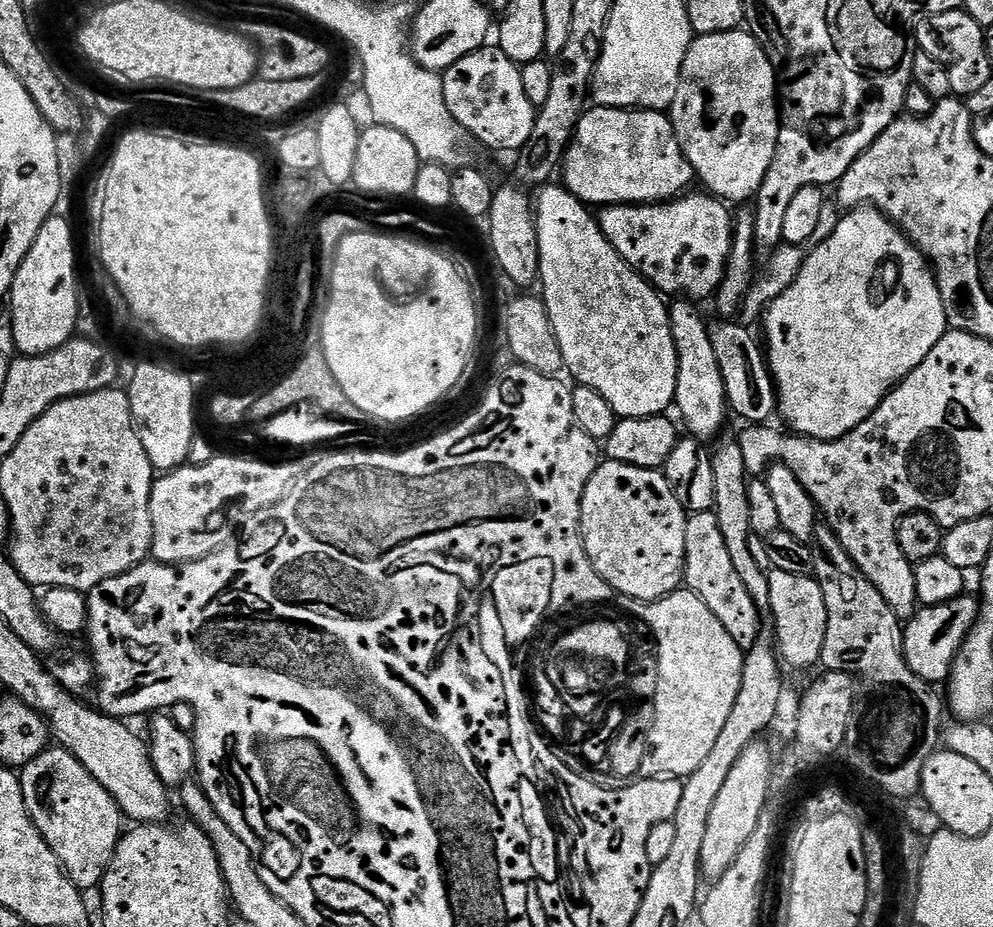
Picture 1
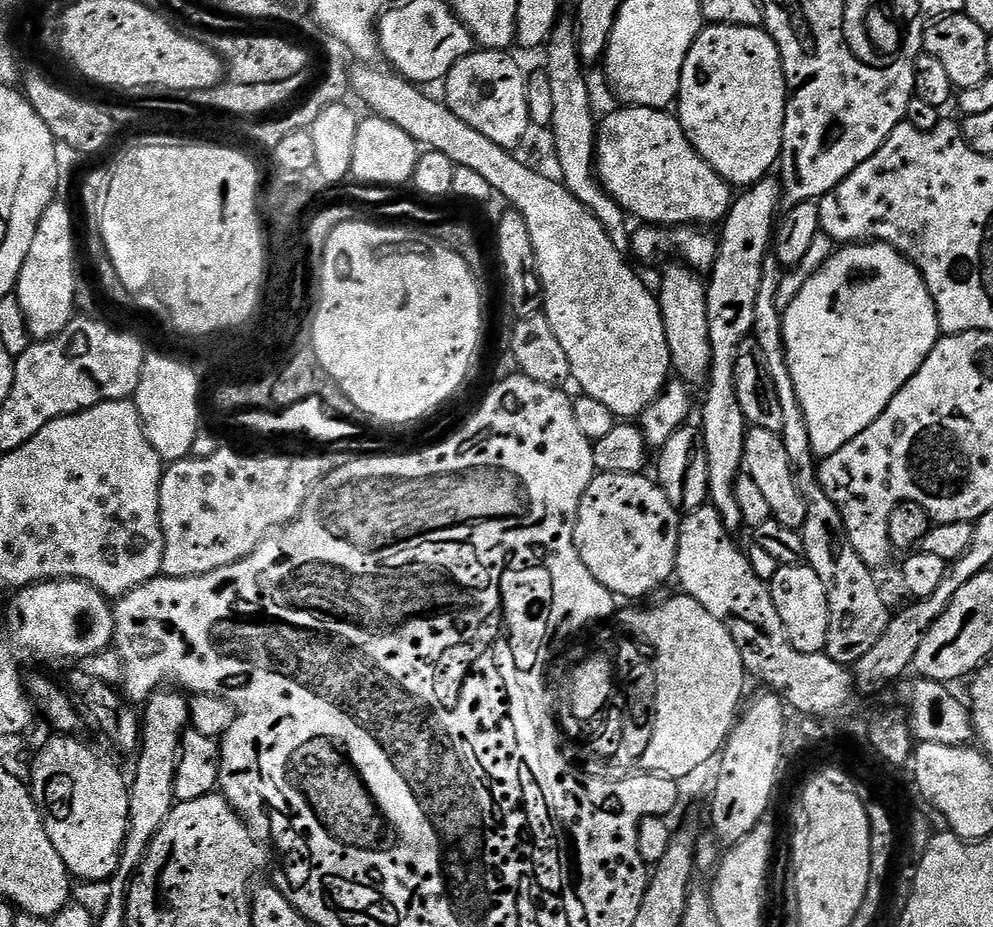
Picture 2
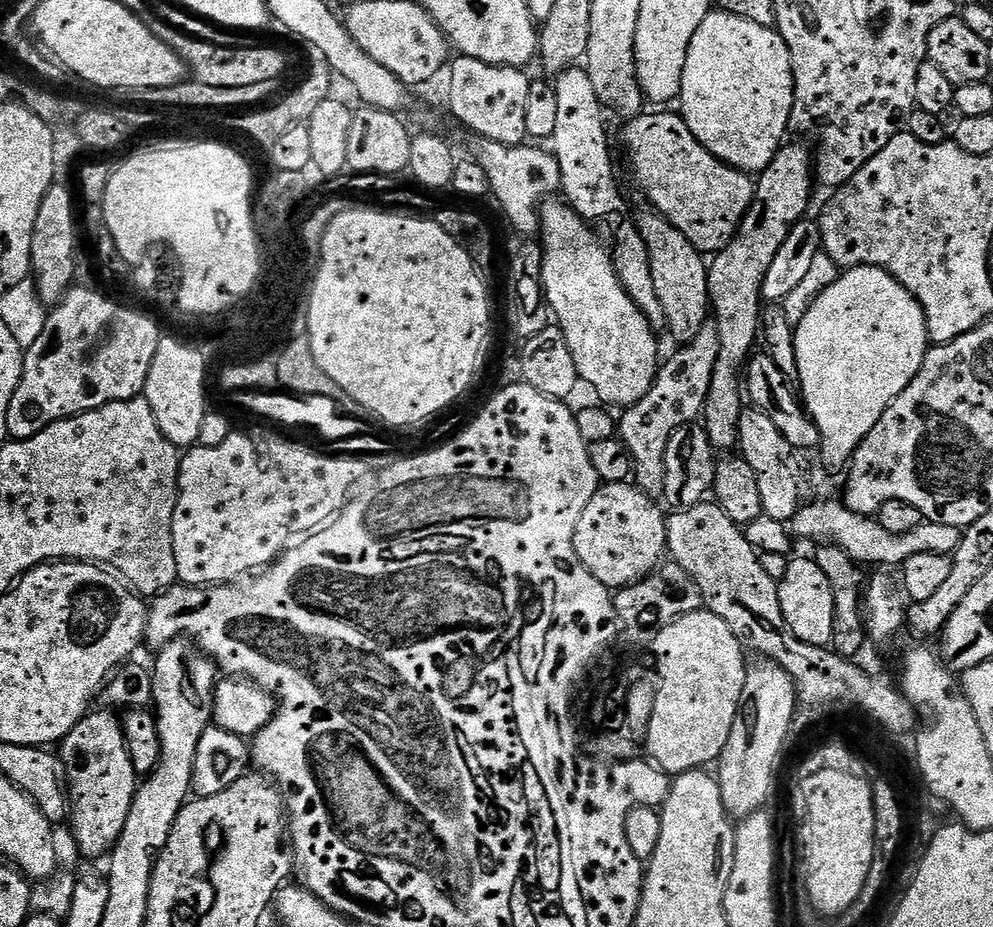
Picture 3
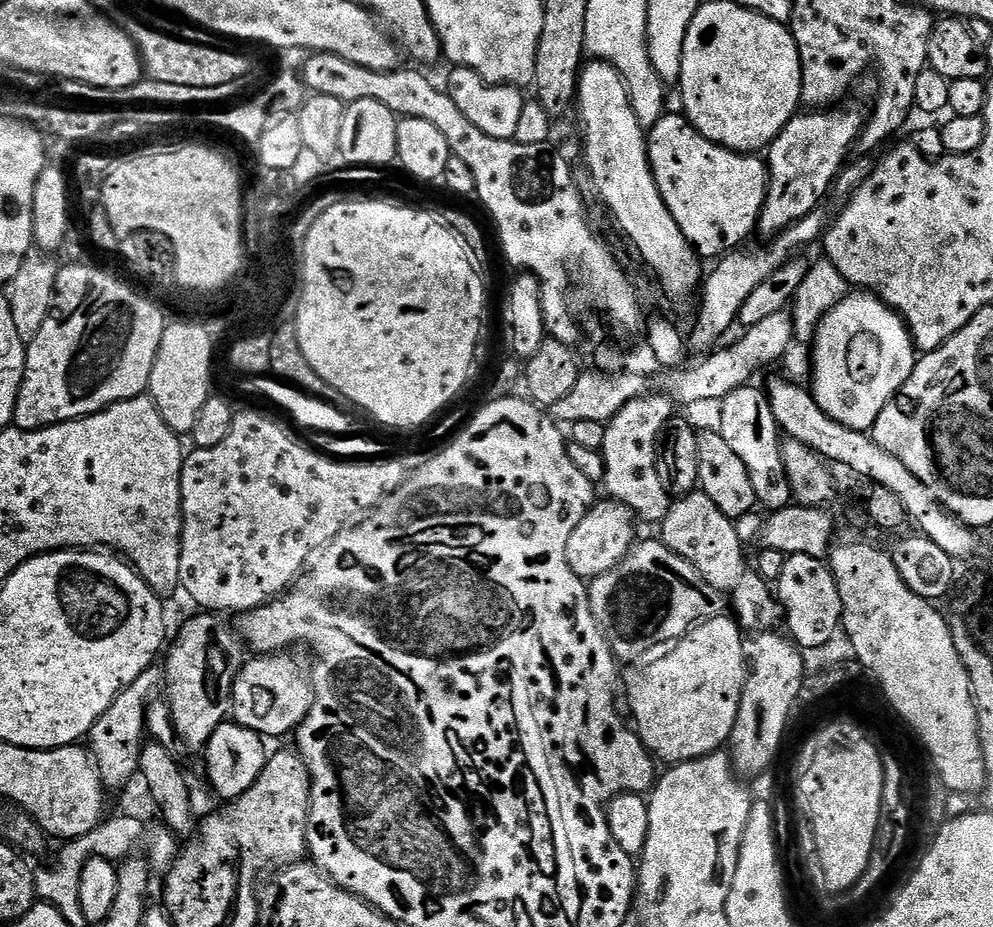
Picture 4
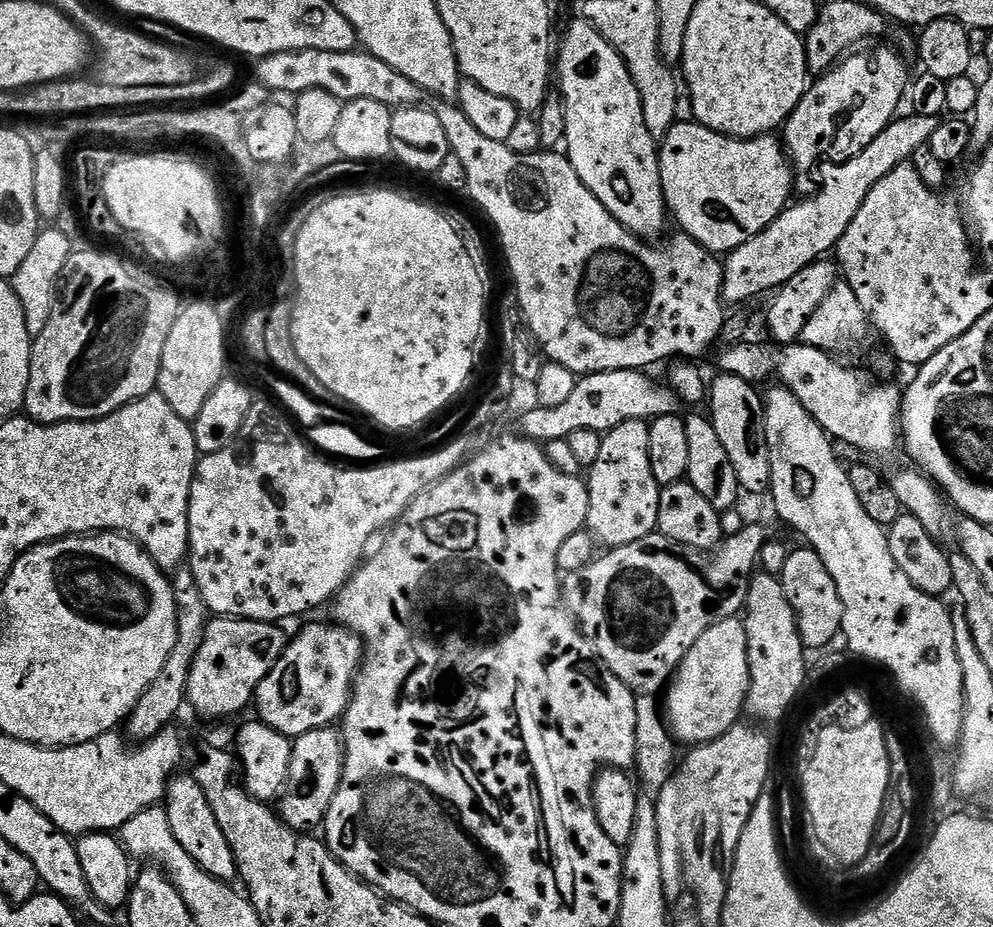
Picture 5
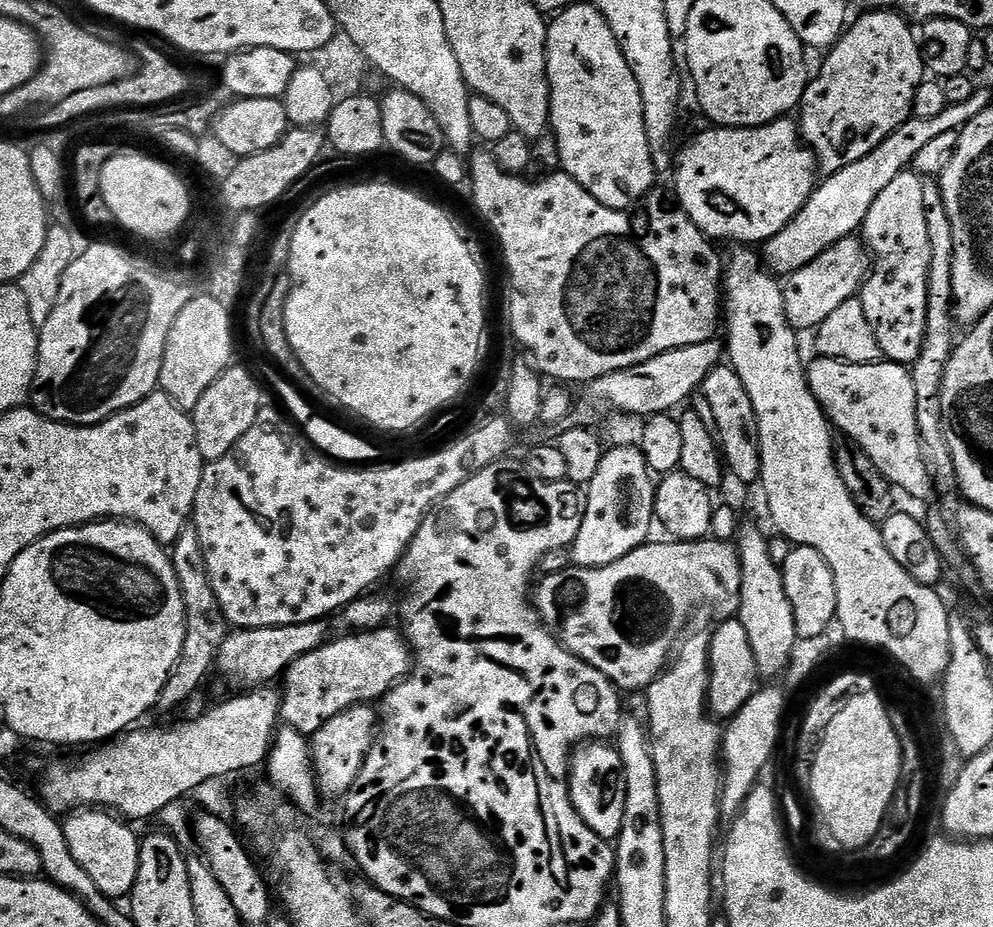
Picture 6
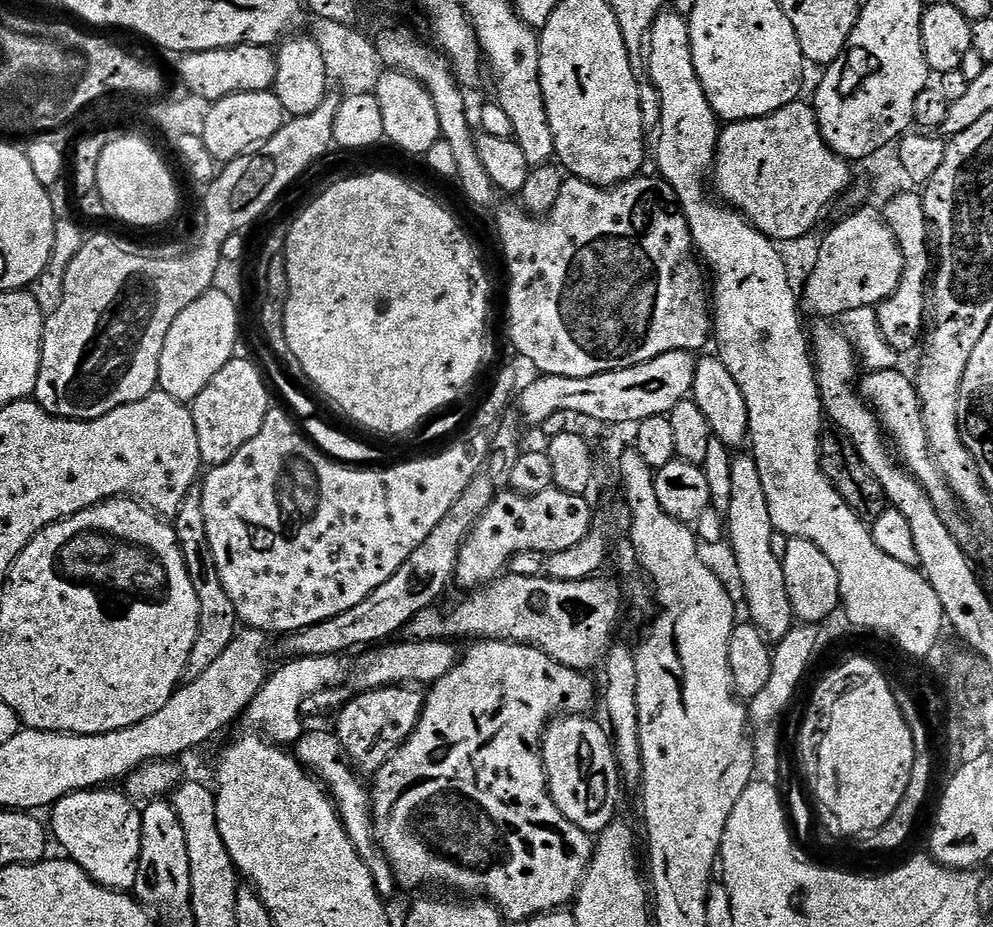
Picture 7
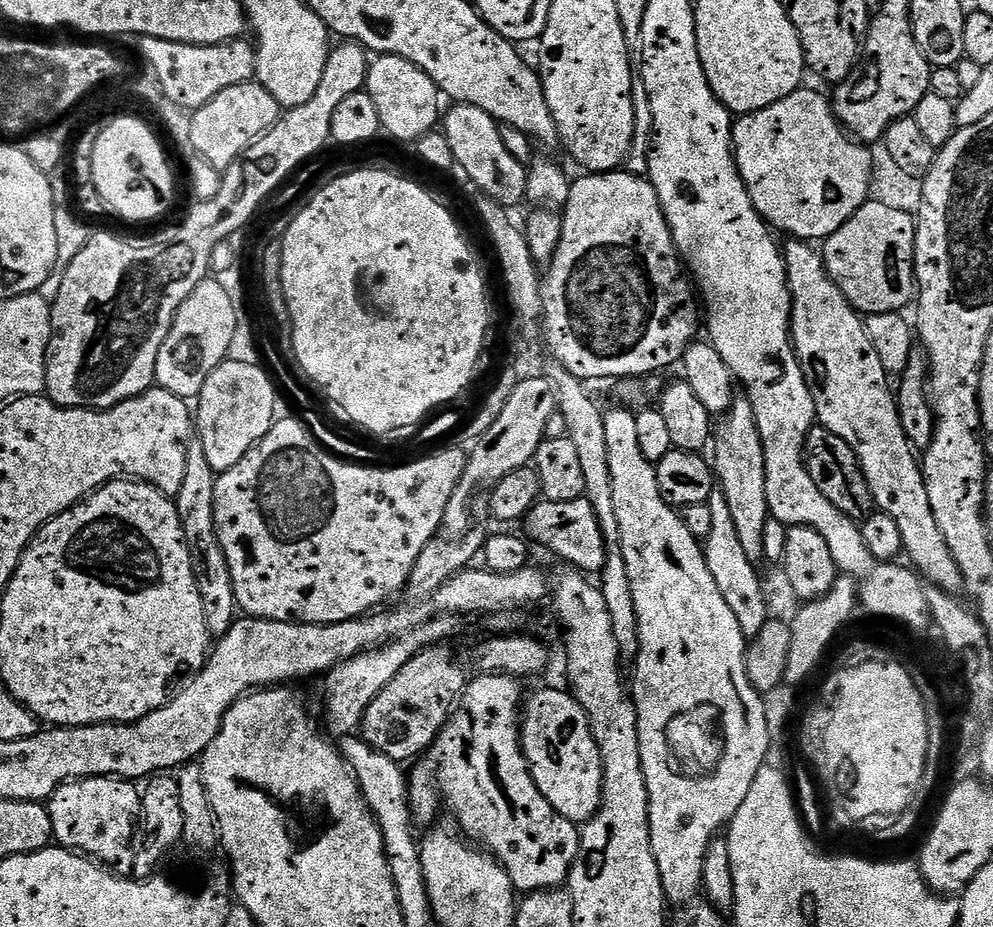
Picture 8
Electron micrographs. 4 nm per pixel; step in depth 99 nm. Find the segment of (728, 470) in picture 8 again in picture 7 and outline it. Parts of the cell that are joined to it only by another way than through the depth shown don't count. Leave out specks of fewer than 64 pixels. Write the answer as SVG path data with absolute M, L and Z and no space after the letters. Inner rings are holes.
M740 454L732 461L732 469L730 470L730 510L726 514L726 544L732 547L732 560L736 563L736 572L740 575L740 580L744 583L744 600L748 603L747 619L754 627L759 630L761 636L769 642L775 642L786 638L786 634L794 627L794 617L792 614L792 607L790 606L790 594L786 594L786 574L784 573L784 561L774 558L773 546L771 546L771 536L774 531L772 527L772 519L770 518L770 506L766 506L766 490L762 490L762 478L758 474L758 466L751 455Z

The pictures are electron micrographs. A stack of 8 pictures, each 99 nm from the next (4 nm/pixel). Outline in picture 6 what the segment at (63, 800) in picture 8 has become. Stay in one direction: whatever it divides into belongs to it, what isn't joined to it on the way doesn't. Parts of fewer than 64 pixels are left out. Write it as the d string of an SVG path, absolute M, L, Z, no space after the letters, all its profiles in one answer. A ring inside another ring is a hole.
M77 808L76 811L67 813L62 823L70 854L74 854L78 866L82 866L82 870L90 874L100 893L109 896L113 902L119 901L119 896L127 897L138 878L140 861L141 837L136 836L132 829L135 827L119 815L102 808Z

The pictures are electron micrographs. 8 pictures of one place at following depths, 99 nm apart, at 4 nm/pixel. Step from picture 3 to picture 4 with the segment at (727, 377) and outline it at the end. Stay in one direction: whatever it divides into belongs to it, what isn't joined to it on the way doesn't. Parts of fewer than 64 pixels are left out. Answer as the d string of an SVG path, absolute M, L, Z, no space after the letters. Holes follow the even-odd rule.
M847 104L832 106L827 110L801 111L790 122L786 122L778 138L774 138L774 142L768 145L768 193L760 211L759 235L775 238L821 207L824 195L835 185L849 159L848 151L854 148L860 133L864 131L865 109L863 112Z

